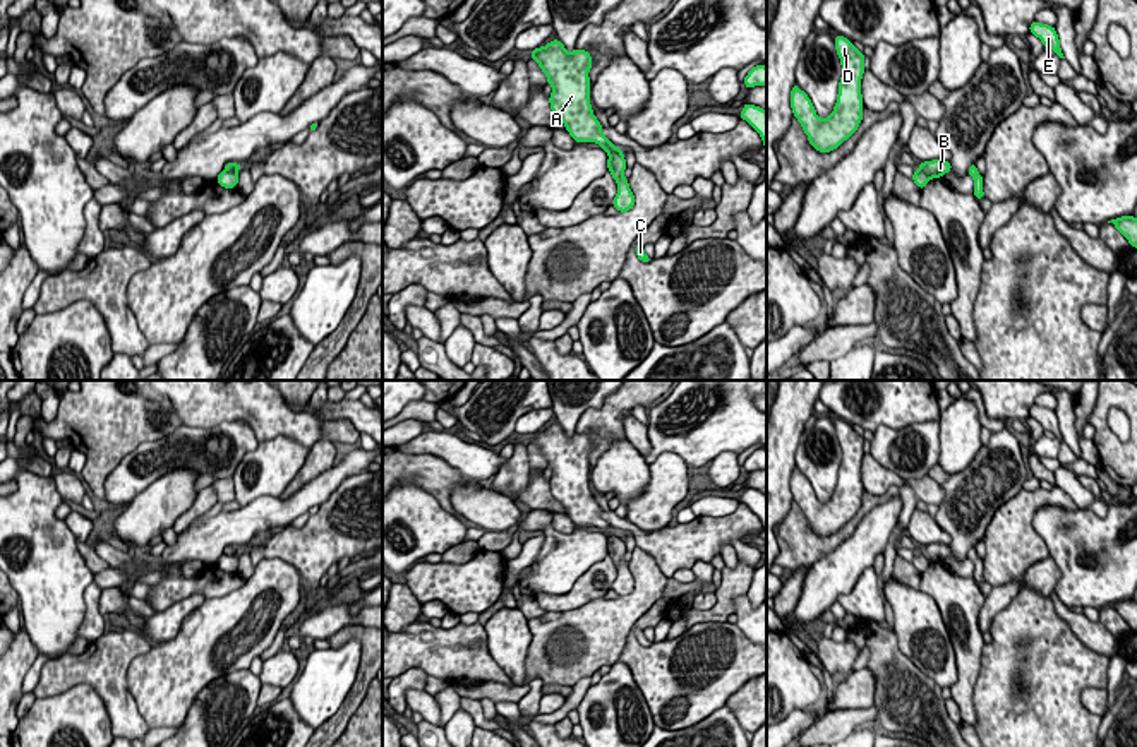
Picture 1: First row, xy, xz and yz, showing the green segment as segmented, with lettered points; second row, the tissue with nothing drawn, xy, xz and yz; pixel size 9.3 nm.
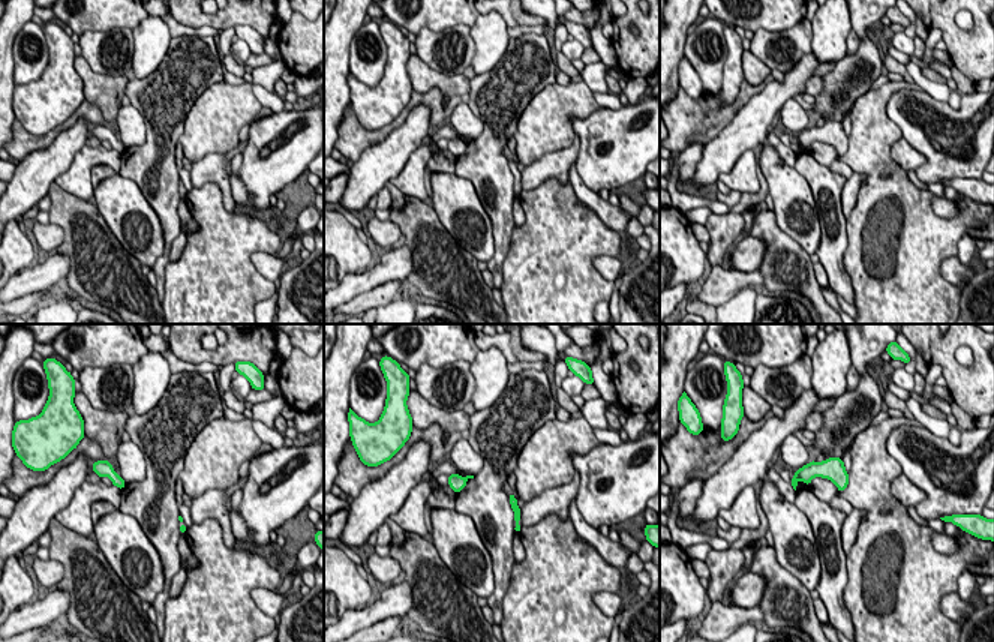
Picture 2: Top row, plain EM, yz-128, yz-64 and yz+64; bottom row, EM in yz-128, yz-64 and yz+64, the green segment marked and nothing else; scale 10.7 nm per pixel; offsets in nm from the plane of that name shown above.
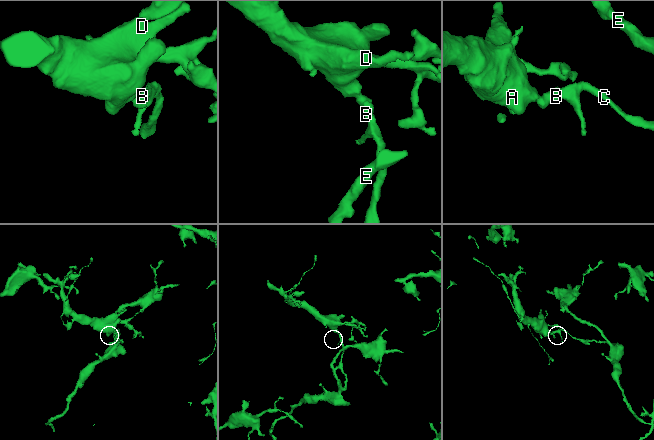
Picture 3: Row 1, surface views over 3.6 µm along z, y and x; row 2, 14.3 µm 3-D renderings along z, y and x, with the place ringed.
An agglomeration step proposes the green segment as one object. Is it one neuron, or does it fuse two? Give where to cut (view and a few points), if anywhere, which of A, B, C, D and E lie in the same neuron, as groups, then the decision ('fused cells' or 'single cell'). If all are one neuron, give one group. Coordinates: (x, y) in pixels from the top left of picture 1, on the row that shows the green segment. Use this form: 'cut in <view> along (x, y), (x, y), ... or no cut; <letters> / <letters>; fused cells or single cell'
cut in xz along (621, 149), (607, 153); A D / B C E; fused cells

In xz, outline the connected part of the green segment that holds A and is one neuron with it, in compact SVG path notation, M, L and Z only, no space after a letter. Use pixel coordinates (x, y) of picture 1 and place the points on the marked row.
M552 39L545 46L530 50L532 60L538 63L552 86L549 96L552 113L564 123L569 135L580 142L595 142L607 154L623 151L616 147L604 134L602 123L592 111L590 105L590 77L592 55L587 50L566 51L559 39Z

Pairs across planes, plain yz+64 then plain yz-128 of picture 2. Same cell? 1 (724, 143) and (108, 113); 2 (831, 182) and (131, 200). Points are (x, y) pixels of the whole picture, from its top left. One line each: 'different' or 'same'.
1: different
2: different

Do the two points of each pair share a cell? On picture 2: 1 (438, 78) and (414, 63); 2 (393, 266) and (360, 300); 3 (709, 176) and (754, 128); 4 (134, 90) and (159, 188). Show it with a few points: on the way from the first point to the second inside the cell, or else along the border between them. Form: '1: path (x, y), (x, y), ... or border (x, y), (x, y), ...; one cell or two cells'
1: path (432, 78), (420, 69); one cell
2: border (401, 279), (392, 279), (359, 293), (339, 306); two cells
3: path (715, 162), (741, 137); one cell
4: path (158, 114), (159, 164); one cell

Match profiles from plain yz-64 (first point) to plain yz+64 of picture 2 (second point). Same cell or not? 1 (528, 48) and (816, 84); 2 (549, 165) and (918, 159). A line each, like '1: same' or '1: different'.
1: different
2: same

